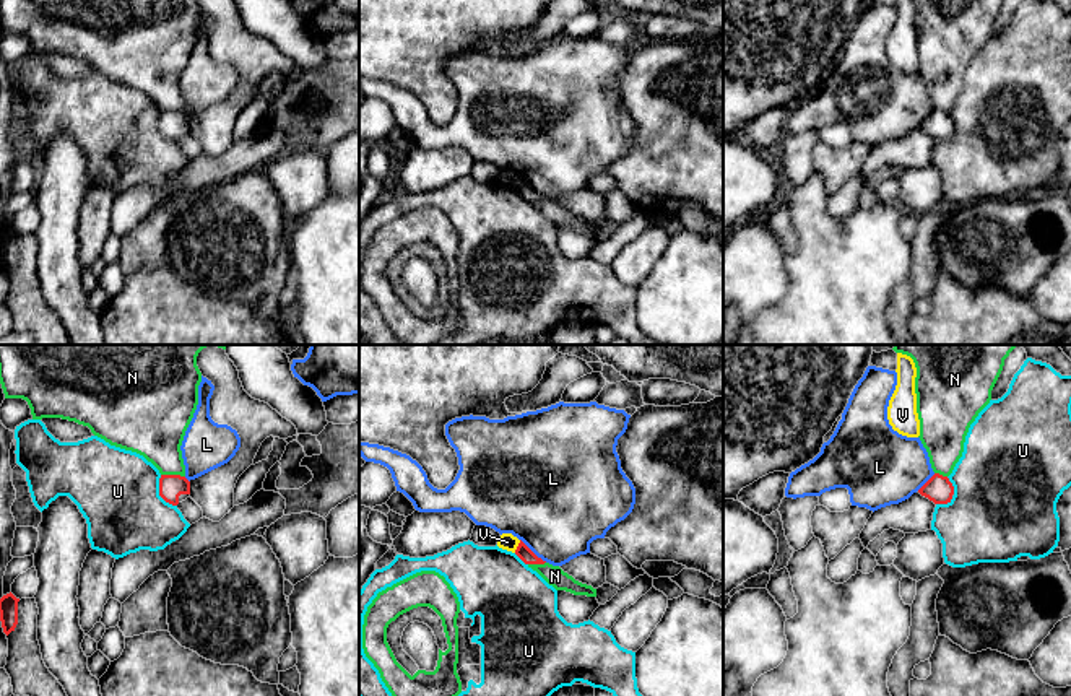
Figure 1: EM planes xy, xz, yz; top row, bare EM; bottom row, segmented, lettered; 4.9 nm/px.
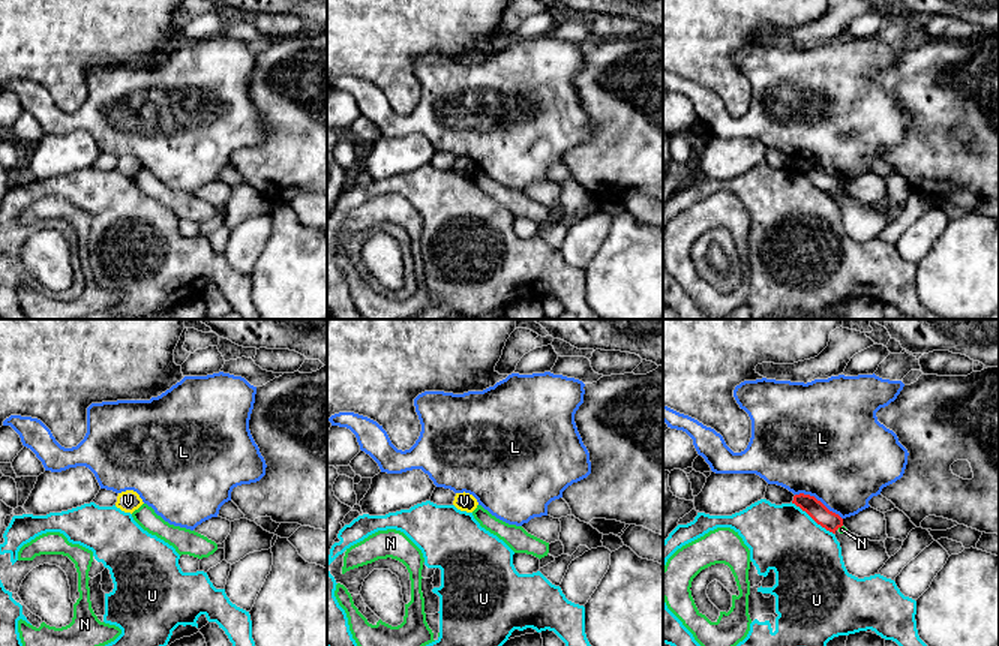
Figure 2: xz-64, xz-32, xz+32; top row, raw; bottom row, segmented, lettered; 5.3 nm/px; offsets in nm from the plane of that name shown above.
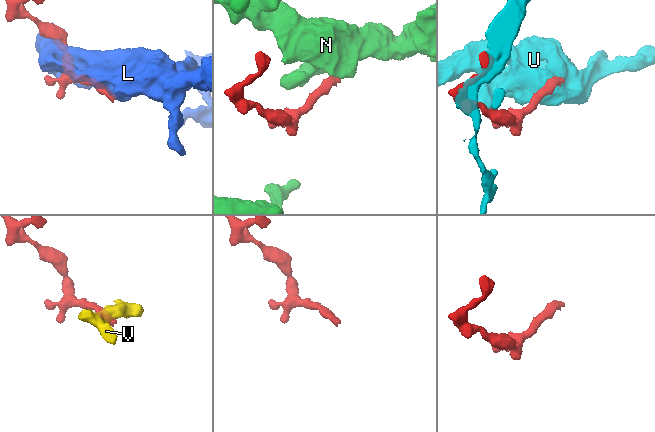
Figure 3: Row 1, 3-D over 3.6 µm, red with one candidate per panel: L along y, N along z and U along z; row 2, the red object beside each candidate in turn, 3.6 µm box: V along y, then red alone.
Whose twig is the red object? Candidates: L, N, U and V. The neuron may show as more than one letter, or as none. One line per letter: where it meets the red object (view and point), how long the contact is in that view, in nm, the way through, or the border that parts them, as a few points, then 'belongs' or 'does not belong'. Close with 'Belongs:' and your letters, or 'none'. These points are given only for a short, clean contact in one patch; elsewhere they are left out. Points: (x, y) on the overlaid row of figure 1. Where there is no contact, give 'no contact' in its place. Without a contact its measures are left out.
L: contact xz (532, 552); length 180 nm; does not belong
N: contact xy (173, 475); length 120 nm; border xy (161, 474), (179, 474), (184, 477); does not belong
U: contact xy (160, 493); length 180 nm; does not belong
V: contact xz (517, 547); length 70 nm; border xz (520, 540), (514, 552); does not belong
Belongs: none

